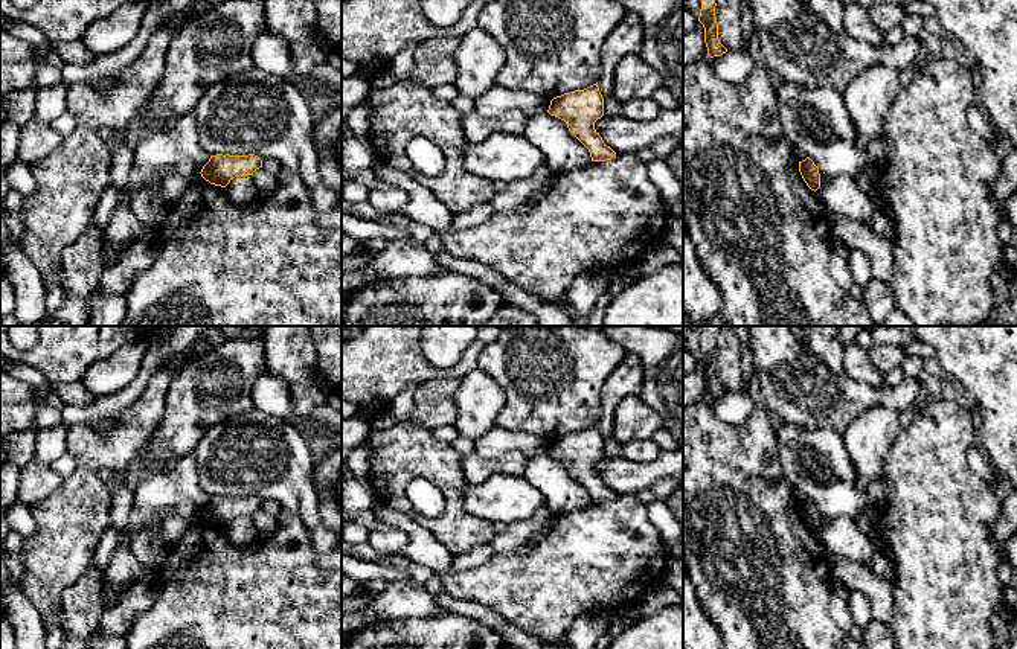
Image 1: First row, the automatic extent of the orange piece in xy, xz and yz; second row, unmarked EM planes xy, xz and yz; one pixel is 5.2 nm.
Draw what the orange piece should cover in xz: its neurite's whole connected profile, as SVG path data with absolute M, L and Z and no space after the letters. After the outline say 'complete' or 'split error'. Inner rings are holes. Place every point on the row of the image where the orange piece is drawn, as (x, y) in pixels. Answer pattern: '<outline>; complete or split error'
M598 82L553 98L547 113L566 122L569 131L589 149L592 161L616 157L595 129L595 122L604 116L604 98Z; complete

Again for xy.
M210 155L209 161L201 169L201 177L210 184L226 187L235 177L253 175L262 168L262 160L255 155Z; complete

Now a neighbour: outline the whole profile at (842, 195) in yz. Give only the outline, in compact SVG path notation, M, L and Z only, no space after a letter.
M839 175L823 183L817 190L823 209L834 215L868 224L877 201L865 193L855 178Z

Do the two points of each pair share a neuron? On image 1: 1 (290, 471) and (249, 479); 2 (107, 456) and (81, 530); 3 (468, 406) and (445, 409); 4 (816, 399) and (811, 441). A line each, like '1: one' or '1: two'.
1: one
2: one
3: two
4: two

